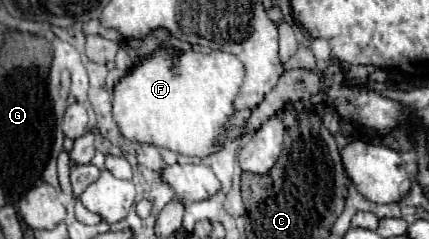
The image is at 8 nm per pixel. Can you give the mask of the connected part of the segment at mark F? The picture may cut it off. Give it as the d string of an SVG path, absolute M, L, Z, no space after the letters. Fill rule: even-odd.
M160 45L114 85L112 115L120 133L130 141L164 147L188 157L206 157L220 149L220 137L236 111L232 101L242 79L244 67L236 55L224 51L170 53Z

